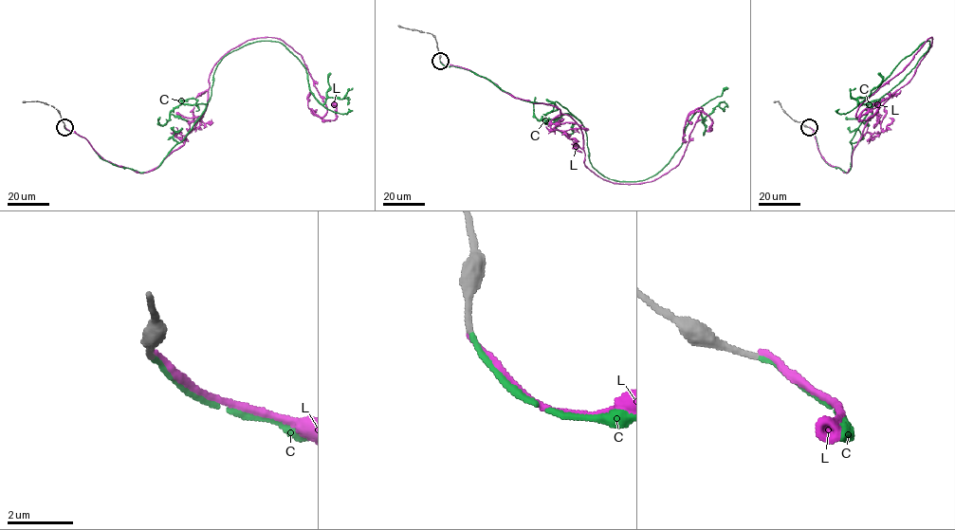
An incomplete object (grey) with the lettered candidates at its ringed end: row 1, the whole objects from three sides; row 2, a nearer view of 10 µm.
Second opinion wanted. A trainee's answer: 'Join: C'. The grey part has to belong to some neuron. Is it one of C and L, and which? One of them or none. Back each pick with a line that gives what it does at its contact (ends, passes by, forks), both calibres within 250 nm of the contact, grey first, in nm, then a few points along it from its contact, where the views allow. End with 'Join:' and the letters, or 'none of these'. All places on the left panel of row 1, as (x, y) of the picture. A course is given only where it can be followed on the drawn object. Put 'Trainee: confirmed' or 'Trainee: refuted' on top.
Trainee: confirmed
C: It ends there. Thickness 160 nm (grey) against 140 nm. Its course: (64, 127), (110, 162), (155, 169), (201, 114), (220, 61), (257, 41), (296, 57), (321, 104), (352, 87)
Join: C

